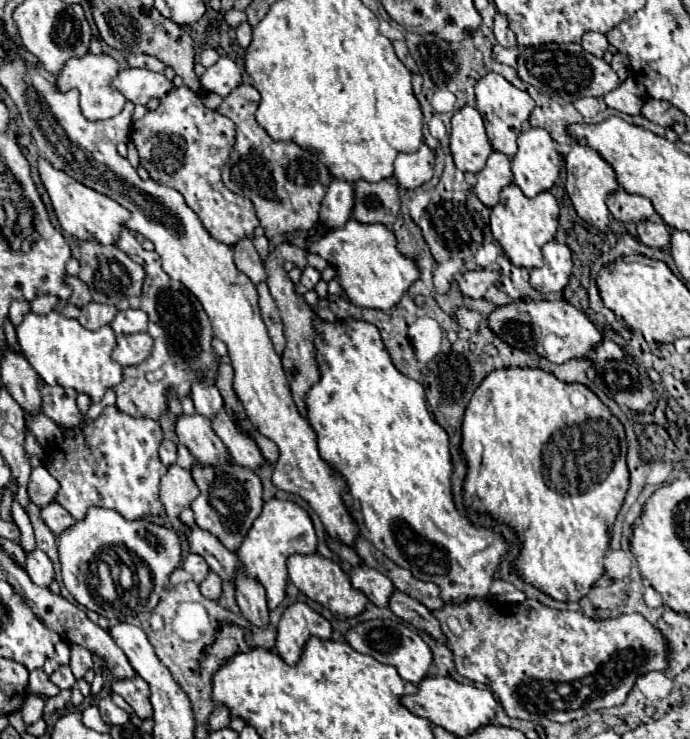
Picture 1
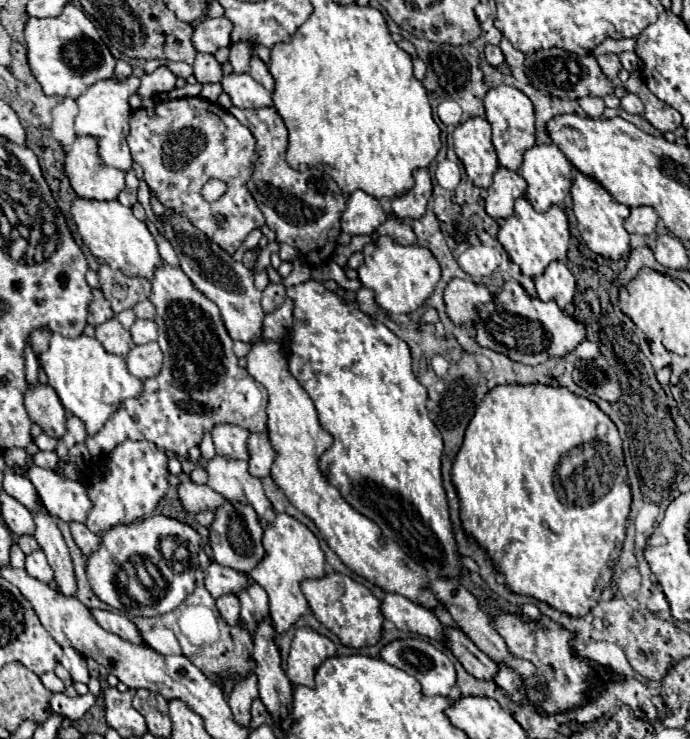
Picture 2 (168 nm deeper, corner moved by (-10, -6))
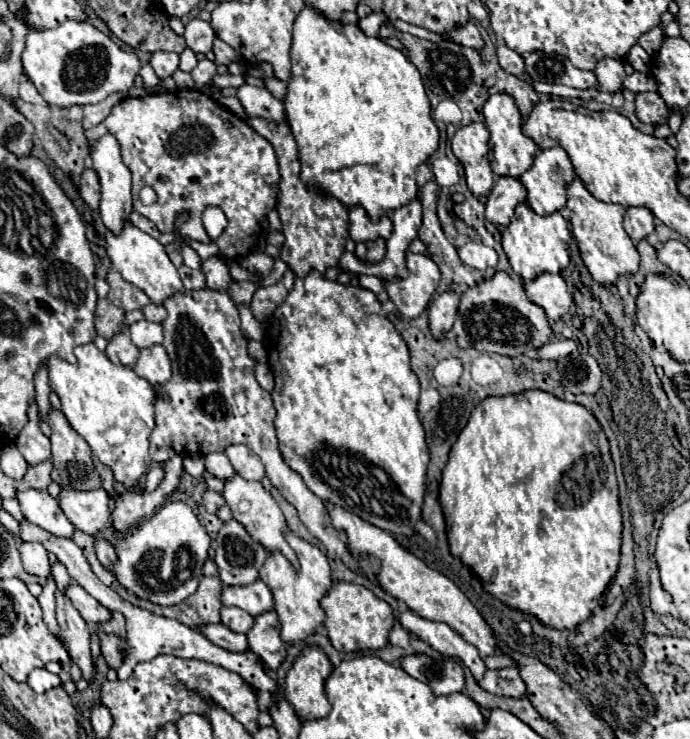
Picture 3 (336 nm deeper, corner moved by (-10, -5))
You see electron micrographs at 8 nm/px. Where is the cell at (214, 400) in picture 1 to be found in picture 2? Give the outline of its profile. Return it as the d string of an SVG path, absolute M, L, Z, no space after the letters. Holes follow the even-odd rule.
M220 424L220 428L212 430L212 440L216 444L216 452L224 458L238 458L238 460L248 460L248 432L244 428L236 428L234 424Z

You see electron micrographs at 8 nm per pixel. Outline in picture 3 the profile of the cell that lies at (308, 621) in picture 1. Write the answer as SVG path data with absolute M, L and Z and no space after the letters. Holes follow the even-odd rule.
M306 645L286 675L286 699L300 719L326 717L330 703L324 695L324 681L332 663L322 647Z

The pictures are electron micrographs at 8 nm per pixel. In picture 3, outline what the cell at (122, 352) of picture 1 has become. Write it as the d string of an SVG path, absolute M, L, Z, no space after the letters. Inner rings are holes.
M162 345L140 349L140 357L134 363L134 373L146 379L150 385L164 383L170 379L170 359Z

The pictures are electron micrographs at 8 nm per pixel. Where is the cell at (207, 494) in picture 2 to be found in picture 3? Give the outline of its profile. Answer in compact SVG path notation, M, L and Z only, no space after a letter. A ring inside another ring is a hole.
M206 489L204 495L202 495L202 505L204 505L204 509L206 509L208 513L216 513L224 503L226 503L226 501L224 501L222 493L218 493L218 491Z

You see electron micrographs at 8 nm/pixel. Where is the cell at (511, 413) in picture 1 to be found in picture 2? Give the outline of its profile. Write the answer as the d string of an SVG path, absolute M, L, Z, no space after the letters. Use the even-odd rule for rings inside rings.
M506 384L496 386L488 396L478 404L474 418L470 420L464 442L454 458L452 466L452 482L458 492L460 500L460 522L464 532L482 548L488 552L490 562L496 572L500 572L506 580L506 588L514 594L530 596L540 602L546 602L548 606L572 616L580 618L590 612L600 600L600 592L612 584L614 564L622 552L622 542L626 534L626 520L630 512L630 482L624 466L624 454L622 454L622 440L618 436L618 430L614 422L588 398L580 398L572 394L570 390L558 386L544 386L544 384Z

